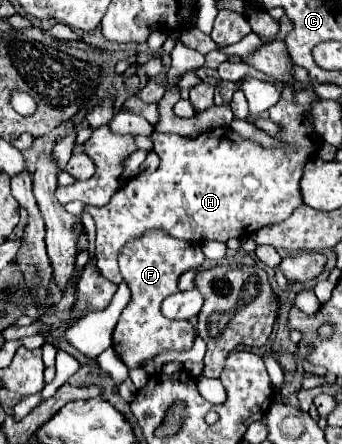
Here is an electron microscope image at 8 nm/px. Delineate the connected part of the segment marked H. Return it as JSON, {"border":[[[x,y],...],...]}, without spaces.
{"border":[[[299,90],[293,100],[281,98],[271,108],[271,120],[279,126],[275,138],[285,142],[283,146],[261,146],[231,128],[215,128],[203,132],[195,140],[155,132],[151,140],[155,144],[153,150],[161,158],[159,170],[131,178],[105,206],[85,206],[83,210],[95,220],[95,256],[99,272],[107,280],[119,284],[123,280],[115,262],[119,246],[153,226],[185,242],[227,242],[229,238],[243,238],[263,226],[281,222],[283,212],[299,208],[303,204],[299,200],[301,144],[321,142],[311,114],[311,106],[317,100],[319,96],[313,90]]]}

